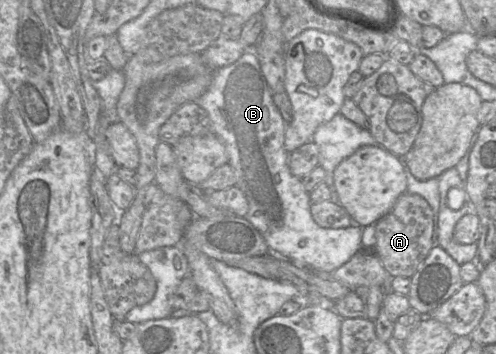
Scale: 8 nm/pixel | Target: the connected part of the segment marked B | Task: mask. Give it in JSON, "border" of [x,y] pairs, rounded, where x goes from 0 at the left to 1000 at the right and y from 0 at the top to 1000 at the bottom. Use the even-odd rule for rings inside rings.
{"border":[[[494,147],[470,181],[429,198],[423,243],[393,288],[419,316],[429,379],[454,410],[460,460],[478,497],[476,525],[490,540],[500,565],[502,590],[494,619],[524,655],[542,709],[587,737],[603,757],[665,771],[730,703],[732,641],[710,633],[700,644],[661,647],[641,638],[631,621],[623,545],[613,531],[609,503],[593,497],[583,475],[585,432],[573,410],[581,350],[550,285],[548,257],[516,155]]]}

